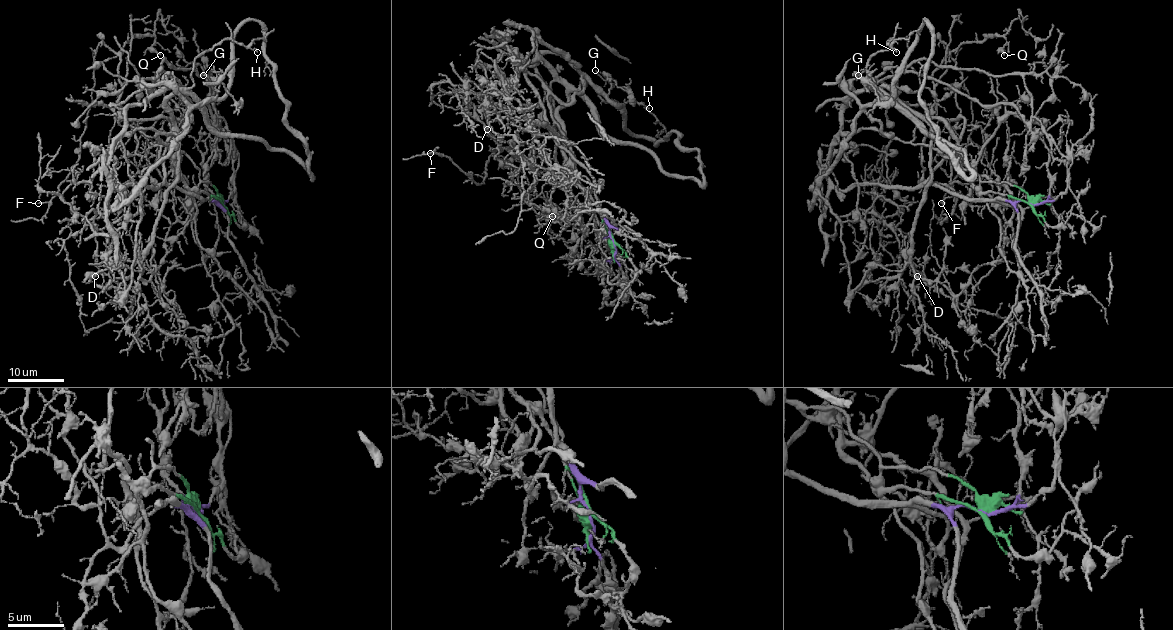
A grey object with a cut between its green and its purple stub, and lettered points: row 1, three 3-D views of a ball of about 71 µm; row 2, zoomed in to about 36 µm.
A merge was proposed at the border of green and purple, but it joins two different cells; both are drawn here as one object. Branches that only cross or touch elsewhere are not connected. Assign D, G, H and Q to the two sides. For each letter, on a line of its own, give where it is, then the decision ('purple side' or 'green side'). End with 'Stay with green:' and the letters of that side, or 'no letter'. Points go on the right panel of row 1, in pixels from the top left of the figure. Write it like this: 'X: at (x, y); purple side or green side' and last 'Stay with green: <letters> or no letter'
D: at (917, 276); green side
G: at (858, 75); green side
H: at (896, 52); green side
Q: at (1004, 55); purple side
Stay with green: D, G, H

